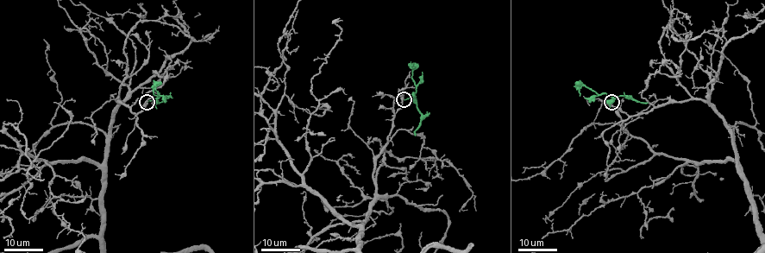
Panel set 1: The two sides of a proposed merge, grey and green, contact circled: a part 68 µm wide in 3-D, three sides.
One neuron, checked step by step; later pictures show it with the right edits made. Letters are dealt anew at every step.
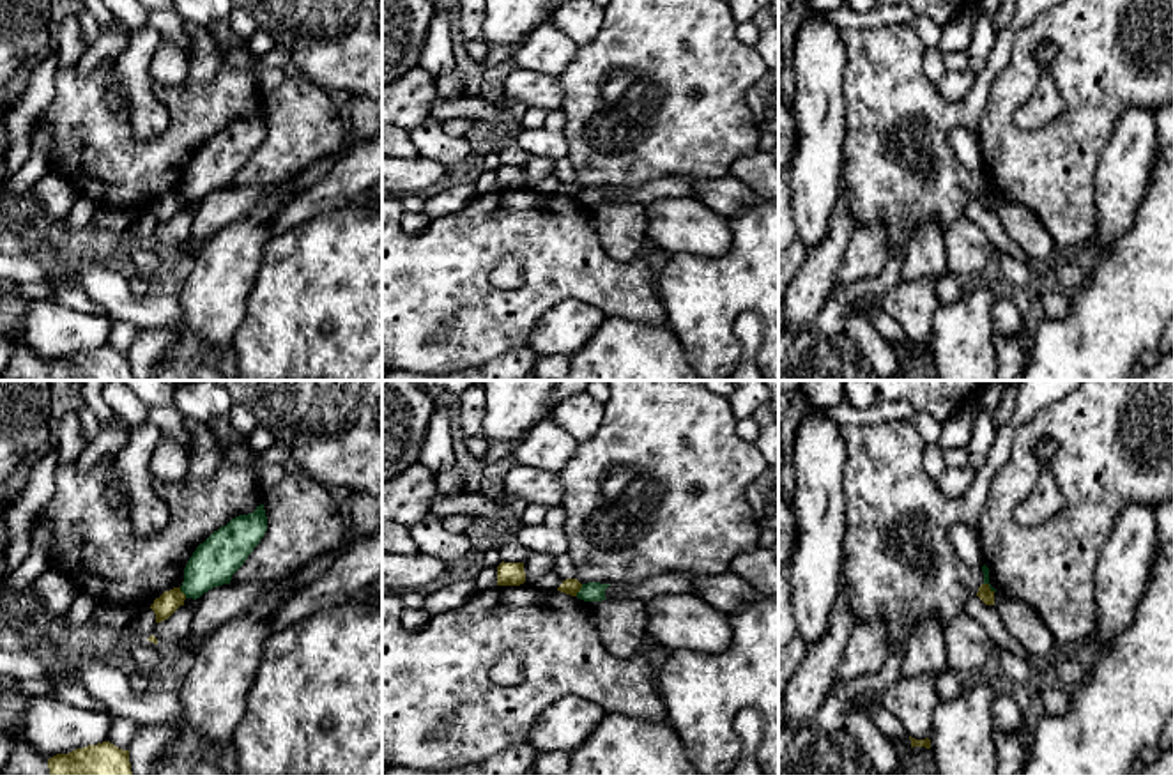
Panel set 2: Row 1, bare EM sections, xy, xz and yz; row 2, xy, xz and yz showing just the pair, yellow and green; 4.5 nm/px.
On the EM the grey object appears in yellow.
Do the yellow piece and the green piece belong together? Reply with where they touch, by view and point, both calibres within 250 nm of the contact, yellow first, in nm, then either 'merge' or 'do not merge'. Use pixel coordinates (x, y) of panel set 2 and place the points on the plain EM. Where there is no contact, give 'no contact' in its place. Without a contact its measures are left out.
xz (579, 193) | 80/100 nm | do not merge

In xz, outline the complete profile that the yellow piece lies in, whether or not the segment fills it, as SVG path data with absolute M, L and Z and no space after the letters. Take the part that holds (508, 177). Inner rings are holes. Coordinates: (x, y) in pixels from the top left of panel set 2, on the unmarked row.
M501 166L497 170L497 189L520 189L525 186L524 166Z

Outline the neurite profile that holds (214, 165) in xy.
M264 108L253 117L239 119L214 134L196 150L184 172L180 195L186 202L200 202L212 191L230 188L267 134Z

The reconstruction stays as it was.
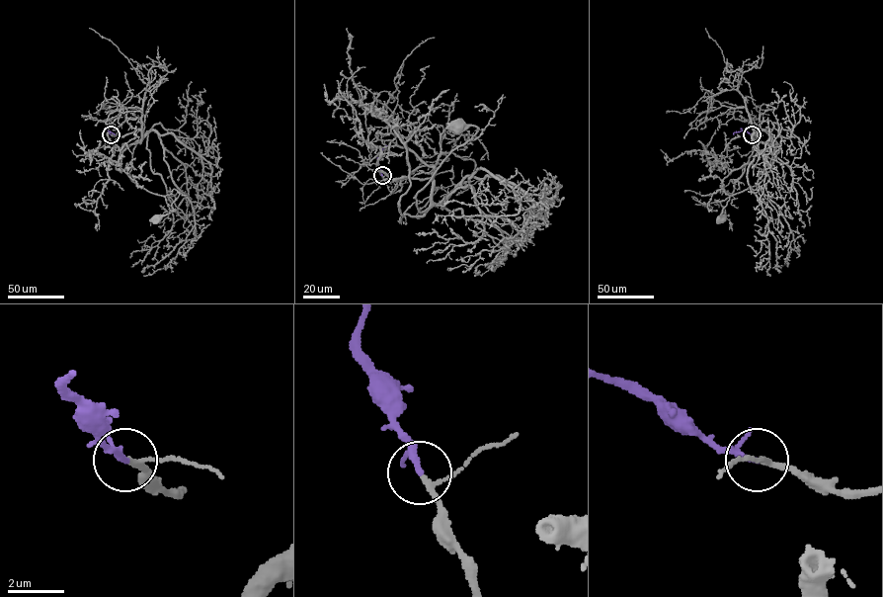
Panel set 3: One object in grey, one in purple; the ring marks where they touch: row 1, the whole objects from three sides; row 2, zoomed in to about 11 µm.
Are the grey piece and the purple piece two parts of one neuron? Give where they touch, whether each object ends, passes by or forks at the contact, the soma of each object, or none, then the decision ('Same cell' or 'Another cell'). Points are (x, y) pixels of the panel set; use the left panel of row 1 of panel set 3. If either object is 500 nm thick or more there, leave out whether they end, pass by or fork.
Place: (111, 134). At the ring grey passes by. At the ring purple passes by. Soma of grey: (157, 217). Soma of purple: none. Same cell

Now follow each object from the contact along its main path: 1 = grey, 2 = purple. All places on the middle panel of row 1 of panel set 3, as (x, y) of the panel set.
1: (382, 176), (390, 191), (399, 178), (430, 178), (430, 206), (423, 212), (414, 198), (478, 128), (457, 124)
2: (382, 175), (378, 159), (381, 149), (389, 146)

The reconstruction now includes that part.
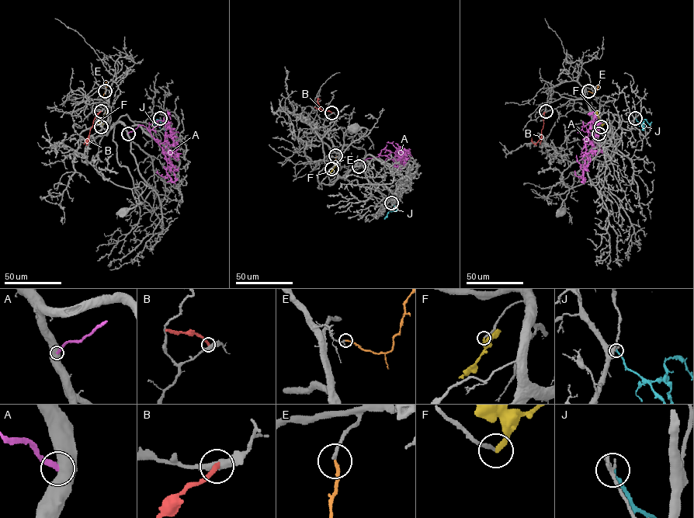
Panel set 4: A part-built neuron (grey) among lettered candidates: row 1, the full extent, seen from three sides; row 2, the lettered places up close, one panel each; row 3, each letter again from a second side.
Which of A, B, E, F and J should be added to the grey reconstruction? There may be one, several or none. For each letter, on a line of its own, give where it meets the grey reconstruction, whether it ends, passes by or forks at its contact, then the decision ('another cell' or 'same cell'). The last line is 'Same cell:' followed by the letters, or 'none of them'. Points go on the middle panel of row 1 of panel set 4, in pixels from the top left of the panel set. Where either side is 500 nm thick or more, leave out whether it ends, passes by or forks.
A: contact (359, 166); another cell
B: contact (331, 112); it ends; another cell
E: contact (335, 155); it ends; same cell
F: contact (331, 168); it ends; another cell
J: contact (391, 203); it ends; another cell
Same cell: E

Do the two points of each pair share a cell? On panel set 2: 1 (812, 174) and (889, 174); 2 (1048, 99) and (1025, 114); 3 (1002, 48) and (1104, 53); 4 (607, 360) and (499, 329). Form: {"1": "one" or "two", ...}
{"1": "two", "2": "one", "3": "two", "4": "two"}

